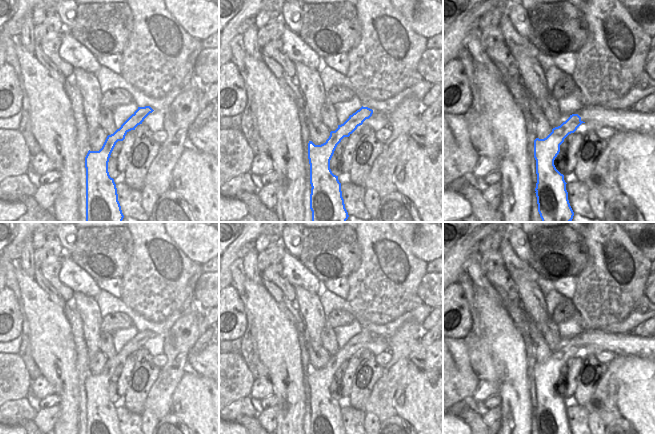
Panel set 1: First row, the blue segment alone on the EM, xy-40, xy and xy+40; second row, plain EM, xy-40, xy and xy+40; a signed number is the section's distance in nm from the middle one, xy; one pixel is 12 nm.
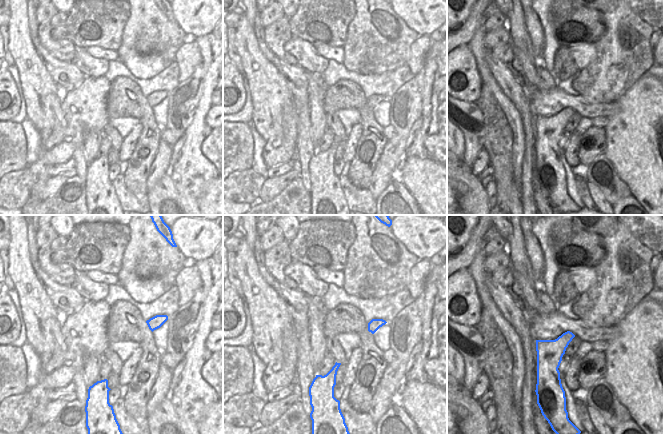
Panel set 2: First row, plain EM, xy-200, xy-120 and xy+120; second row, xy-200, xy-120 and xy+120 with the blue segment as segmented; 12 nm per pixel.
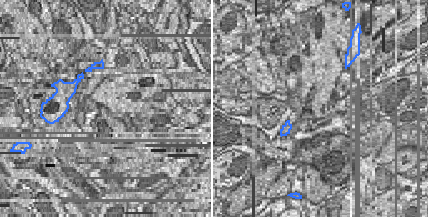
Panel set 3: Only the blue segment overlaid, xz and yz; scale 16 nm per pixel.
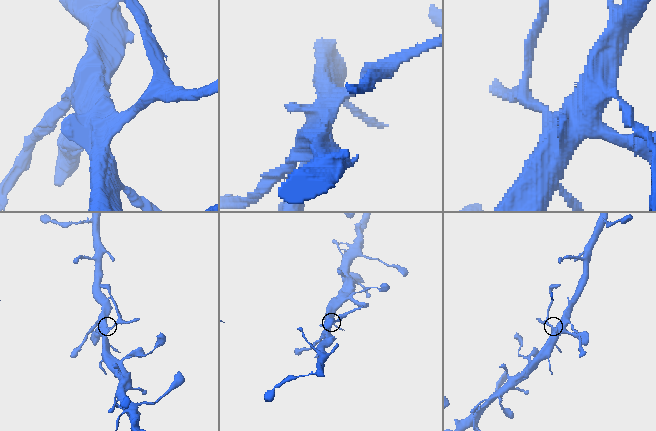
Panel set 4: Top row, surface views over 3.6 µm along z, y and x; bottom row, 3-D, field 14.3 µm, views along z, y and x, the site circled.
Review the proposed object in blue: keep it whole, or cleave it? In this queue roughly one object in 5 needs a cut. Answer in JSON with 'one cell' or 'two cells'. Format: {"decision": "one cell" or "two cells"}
{"decision": "two cells"}

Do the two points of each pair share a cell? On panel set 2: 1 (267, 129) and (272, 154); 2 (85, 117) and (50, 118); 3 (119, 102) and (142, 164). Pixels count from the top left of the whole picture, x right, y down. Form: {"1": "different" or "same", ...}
{"1": "different", "2": "different", "3": "same"}

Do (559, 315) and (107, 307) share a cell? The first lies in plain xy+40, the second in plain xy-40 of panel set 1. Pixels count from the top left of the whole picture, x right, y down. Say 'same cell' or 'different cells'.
different cells

